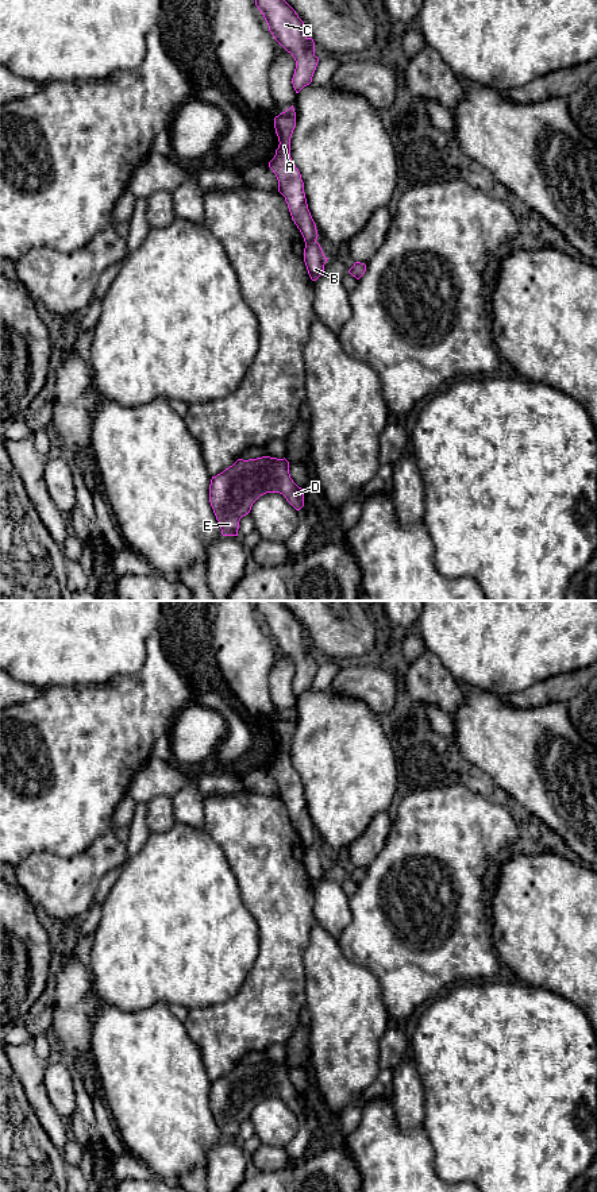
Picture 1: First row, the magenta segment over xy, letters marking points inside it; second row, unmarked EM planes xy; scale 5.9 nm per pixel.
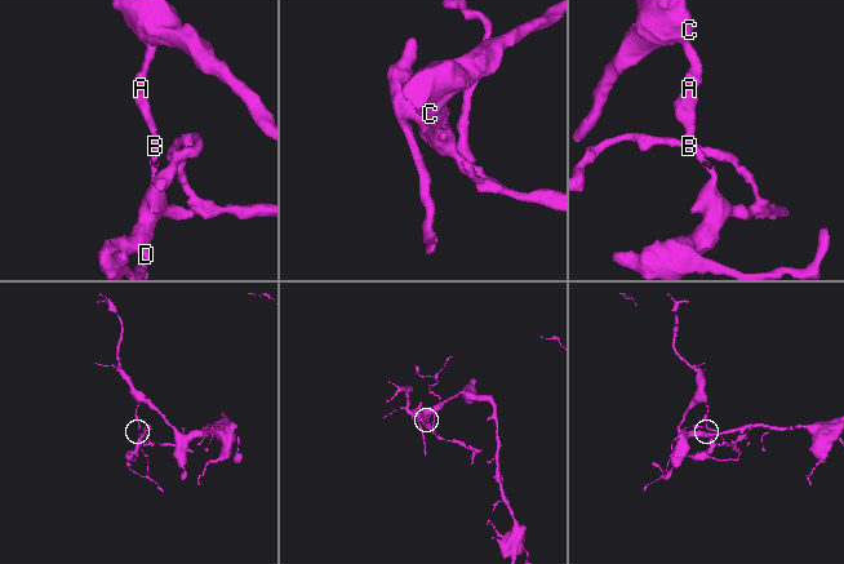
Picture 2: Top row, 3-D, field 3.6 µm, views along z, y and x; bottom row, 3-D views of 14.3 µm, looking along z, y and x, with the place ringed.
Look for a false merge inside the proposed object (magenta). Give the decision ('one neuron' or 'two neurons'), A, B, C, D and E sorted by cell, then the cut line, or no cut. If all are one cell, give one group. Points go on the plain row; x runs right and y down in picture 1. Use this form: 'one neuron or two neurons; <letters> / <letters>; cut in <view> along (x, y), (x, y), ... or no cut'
two neurons; A C / B D E; cut in xy along (315, 845), (305, 848)

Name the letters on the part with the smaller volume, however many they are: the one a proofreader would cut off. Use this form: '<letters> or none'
B, D, E

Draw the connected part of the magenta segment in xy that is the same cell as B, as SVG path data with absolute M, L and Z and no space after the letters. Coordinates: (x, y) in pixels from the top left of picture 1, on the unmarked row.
M317 846L305 848L304 867L312 886L316 886L321 880L327 864Z

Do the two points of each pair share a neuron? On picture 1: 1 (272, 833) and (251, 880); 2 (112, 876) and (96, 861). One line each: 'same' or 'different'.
1: same
2: different

